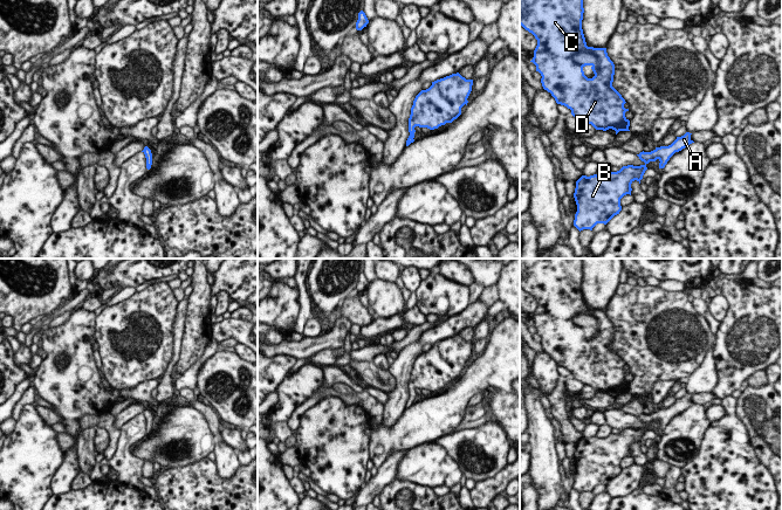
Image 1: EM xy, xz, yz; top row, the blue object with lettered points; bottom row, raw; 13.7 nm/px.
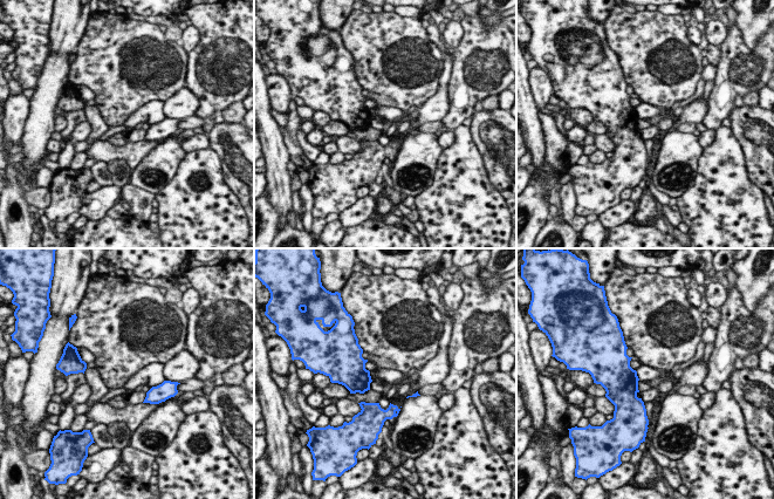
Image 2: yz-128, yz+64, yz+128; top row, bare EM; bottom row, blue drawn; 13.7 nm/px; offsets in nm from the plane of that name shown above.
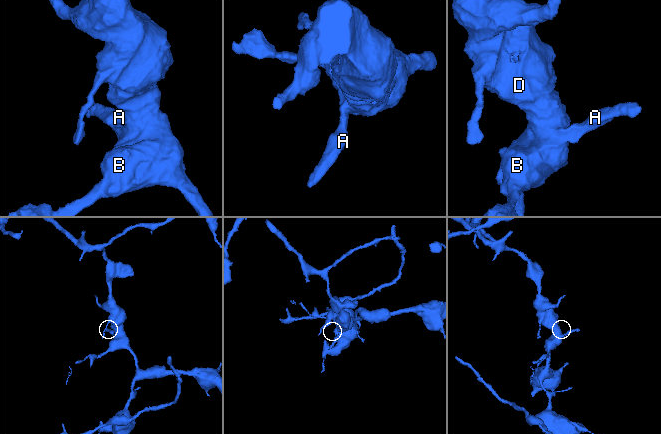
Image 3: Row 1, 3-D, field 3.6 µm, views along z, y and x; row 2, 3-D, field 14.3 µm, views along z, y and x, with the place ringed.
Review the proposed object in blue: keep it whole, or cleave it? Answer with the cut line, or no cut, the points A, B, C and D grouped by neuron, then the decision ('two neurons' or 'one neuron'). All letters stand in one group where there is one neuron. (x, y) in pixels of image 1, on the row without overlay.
cut none; groups A B C D; one neuron

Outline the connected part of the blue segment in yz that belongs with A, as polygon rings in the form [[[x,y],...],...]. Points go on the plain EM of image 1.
[[[686,394],[681,399],[677,399],[677,401],[668,408],[660,408],[656,409],[651,414],[640,414],[637,416],[642,423],[644,423],[644,427],[640,428],[633,428],[627,427],[623,428],[617,434],[610,434],[605,439],[599,439],[597,436],[586,439],[582,437],[576,443],[576,450],[574,455],[574,460],[577,467],[577,474],[575,476],[574,488],[581,494],[583,491],[590,491],[597,487],[597,485],[604,485],[606,487],[615,477],[619,476],[622,473],[620,468],[620,461],[630,456],[631,457],[631,446],[637,442],[640,446],[640,442],[643,441],[643,437],[645,433],[647,432],[646,427],[650,423],[656,423],[657,421],[659,425],[659,430],[664,430],[670,420],[675,415],[681,413],[682,411],[687,409],[690,406],[694,405],[691,401],[690,394]]]

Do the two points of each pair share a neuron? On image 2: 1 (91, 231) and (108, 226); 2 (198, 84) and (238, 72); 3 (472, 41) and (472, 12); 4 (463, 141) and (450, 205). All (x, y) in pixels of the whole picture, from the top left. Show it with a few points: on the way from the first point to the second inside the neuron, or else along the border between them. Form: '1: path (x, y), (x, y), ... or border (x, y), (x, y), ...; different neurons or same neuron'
1: path (95, 231), (104, 230); same neuron
2: path (207, 79), (220, 72), (228, 72); same neuron
3: border (466, 15), (472, 18), (479, 16); different neurons
4: path (463, 157), (461, 165), (458, 169), (458, 189); same neuron

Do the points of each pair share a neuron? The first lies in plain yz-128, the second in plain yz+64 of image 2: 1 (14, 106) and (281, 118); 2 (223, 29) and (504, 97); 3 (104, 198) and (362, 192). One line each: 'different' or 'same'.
1: different
2: different
3: different

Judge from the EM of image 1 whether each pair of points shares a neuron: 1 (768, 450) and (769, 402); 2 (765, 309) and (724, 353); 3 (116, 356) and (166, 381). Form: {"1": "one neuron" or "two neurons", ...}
{"1": "one neuron", "2": "one neuron", "3": "two neurons"}

